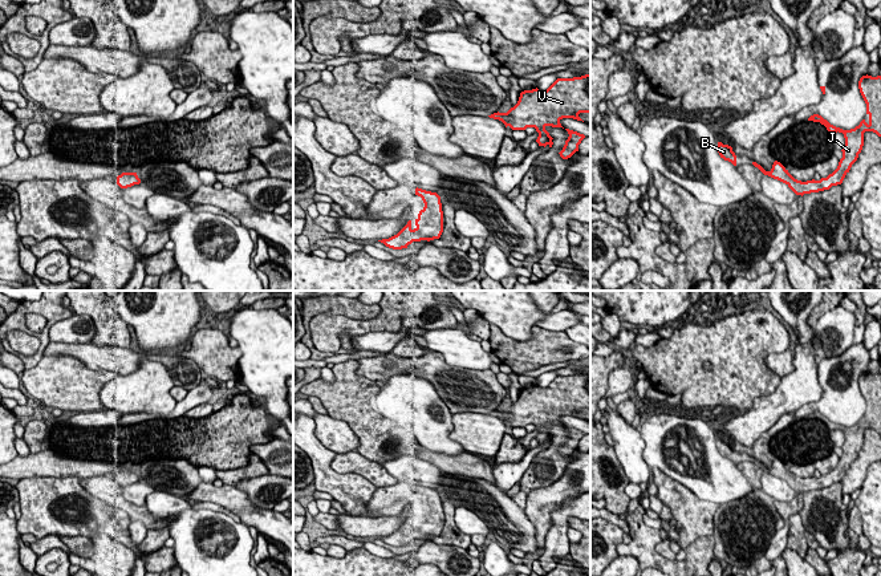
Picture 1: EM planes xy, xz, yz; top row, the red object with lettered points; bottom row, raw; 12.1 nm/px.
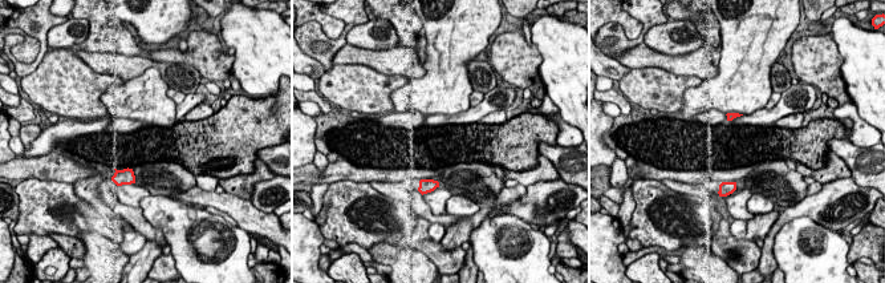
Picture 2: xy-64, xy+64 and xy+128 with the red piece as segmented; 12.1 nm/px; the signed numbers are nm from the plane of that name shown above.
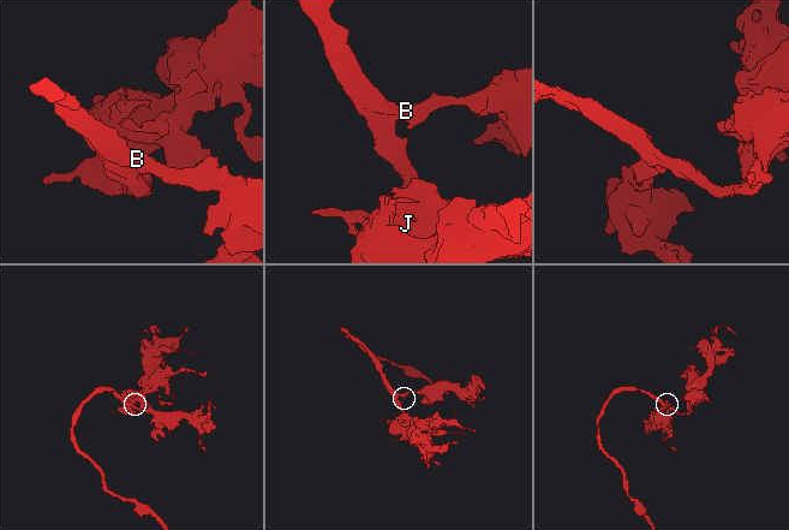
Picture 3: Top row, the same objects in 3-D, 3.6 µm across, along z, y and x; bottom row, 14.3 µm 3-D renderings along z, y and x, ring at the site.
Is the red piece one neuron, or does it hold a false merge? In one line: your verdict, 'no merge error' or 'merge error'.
no merge error

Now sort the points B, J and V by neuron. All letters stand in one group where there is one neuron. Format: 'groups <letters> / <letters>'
groups B J V

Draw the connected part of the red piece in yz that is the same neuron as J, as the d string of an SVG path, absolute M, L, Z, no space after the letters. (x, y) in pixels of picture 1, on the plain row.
M862 373L858 378L860 390L866 401L866 411L869 413L869 419L865 417L860 419L858 423L850 427L843 427L831 422L819 411L813 411L808 418L820 419L827 425L829 430L843 430L845 435L845 442L843 445L843 455L839 459L837 466L829 471L827 475L820 478L807 478L801 479L795 476L788 467L778 458L774 459L772 466L766 468L760 462L752 459L764 472L778 476L785 480L796 492L804 492L811 490L819 490L829 487L832 483L841 482L845 472L849 470L852 462L857 458L858 451L864 443L864 430L873 429L881 434L881 373Z

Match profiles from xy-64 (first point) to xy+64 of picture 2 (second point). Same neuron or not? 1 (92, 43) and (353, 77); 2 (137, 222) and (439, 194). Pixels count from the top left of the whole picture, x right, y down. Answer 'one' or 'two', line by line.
1: one
2: two

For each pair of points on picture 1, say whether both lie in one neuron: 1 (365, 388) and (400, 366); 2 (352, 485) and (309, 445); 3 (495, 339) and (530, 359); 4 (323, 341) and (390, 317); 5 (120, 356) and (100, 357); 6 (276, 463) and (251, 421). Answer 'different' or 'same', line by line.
1: different
2: same
3: same
4: same
5: same
6: different

